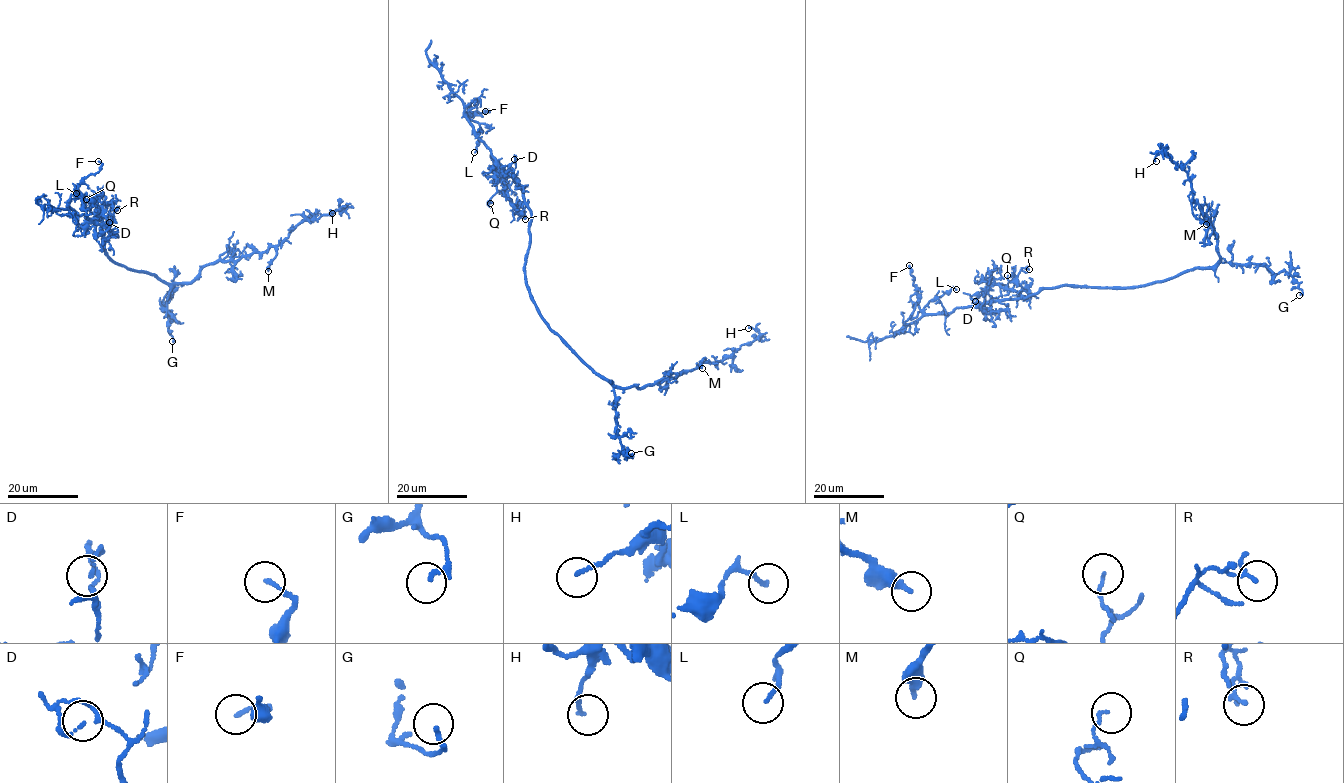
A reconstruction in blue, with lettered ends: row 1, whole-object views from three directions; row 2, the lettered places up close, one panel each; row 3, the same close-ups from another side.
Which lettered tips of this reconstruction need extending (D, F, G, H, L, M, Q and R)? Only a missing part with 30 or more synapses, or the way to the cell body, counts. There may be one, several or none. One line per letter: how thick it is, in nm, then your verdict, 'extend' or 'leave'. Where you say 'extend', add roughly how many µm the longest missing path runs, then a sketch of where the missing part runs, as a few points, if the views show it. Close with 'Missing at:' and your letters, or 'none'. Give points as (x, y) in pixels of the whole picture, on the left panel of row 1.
D: 110 nm | leave
F: 140 nm | leave
G: 170 nm | leave
H: 140 nm | leave
L: 130 nm | leave
M: 320 nm | leave
Q: 110 nm | leave
R: 120 nm | leave
Missing at: none

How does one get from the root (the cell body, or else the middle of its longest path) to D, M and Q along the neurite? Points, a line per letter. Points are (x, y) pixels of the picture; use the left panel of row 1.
D: (112, 260), (104, 244), (107, 237), (116, 232), (118, 236), (96, 221), (94, 225), (100, 235), (109, 222)
M: (112, 260), (171, 283), (189, 283), (204, 266), (220, 260), (239, 260), (273, 246), (276, 256), (268, 271)
Q: (112, 260), (104, 244), (118, 236), (96, 221), (96, 205), (81, 206), (86, 199)

